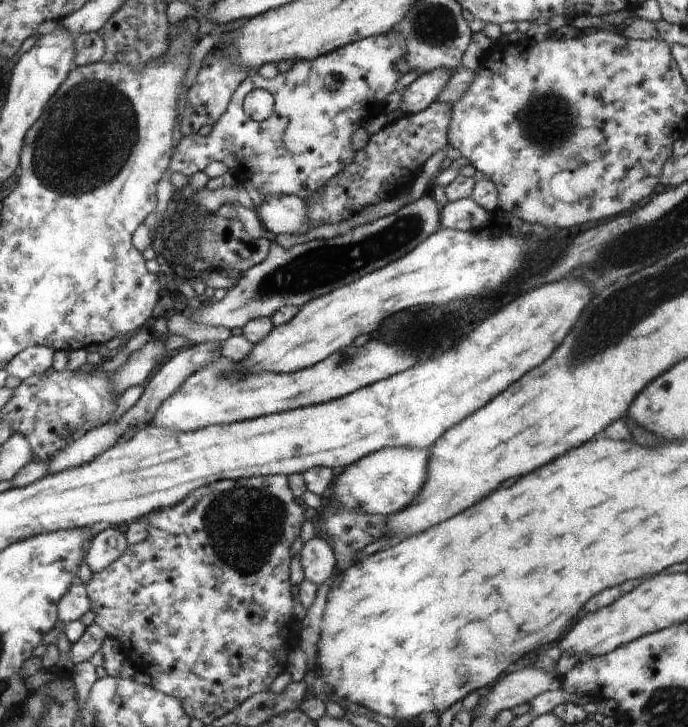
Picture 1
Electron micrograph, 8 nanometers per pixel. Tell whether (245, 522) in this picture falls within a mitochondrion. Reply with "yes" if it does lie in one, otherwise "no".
yes

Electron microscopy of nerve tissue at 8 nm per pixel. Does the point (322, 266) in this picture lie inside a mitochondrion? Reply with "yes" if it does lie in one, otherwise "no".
yes

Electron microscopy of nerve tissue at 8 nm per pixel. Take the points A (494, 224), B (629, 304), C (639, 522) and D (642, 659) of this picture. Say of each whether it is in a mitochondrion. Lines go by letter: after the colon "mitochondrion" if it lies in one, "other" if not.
A: other
B: mitochondrion
C: other
D: other

